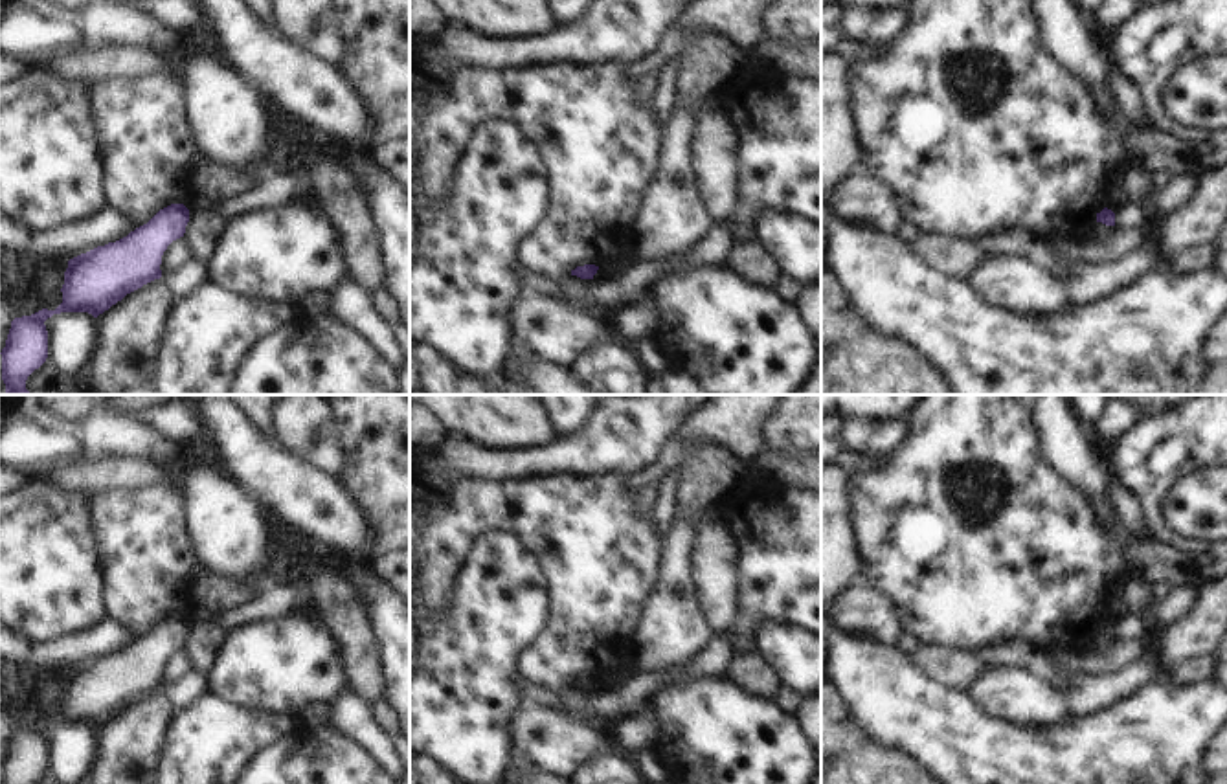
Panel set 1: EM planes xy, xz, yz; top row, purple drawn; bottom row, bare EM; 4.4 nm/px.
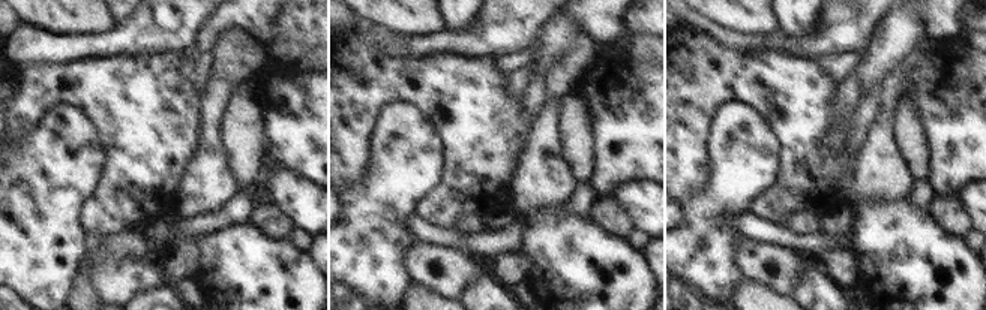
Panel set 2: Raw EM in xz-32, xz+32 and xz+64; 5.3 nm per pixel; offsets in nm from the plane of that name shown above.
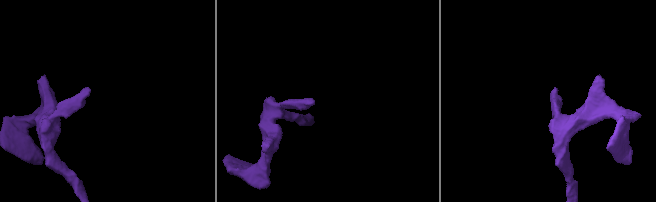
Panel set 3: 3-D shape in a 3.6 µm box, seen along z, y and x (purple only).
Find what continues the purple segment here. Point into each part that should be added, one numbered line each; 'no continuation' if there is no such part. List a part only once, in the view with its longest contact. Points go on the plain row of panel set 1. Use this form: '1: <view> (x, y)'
no continuation

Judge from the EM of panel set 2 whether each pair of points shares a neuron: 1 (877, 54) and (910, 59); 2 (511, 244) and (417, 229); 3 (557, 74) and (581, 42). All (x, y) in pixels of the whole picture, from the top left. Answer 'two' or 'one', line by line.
1: two
2: one
3: one

